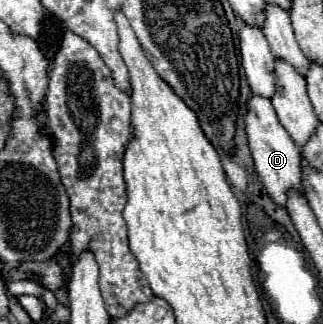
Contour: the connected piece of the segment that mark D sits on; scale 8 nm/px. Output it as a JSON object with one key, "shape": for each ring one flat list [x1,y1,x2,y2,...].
{"shape":[[259,94,249,96,247,114,245,114,245,132,247,132,247,140,249,140,249,148,251,148,251,156,253,156,257,174,261,176,271,198,277,204,285,206,285,198,287,198,285,192,289,188,297,188,301,192,301,184,299,184,299,180,301,180,301,154,299,154,299,146,295,146,293,138,279,124,269,98,263,98]]}

